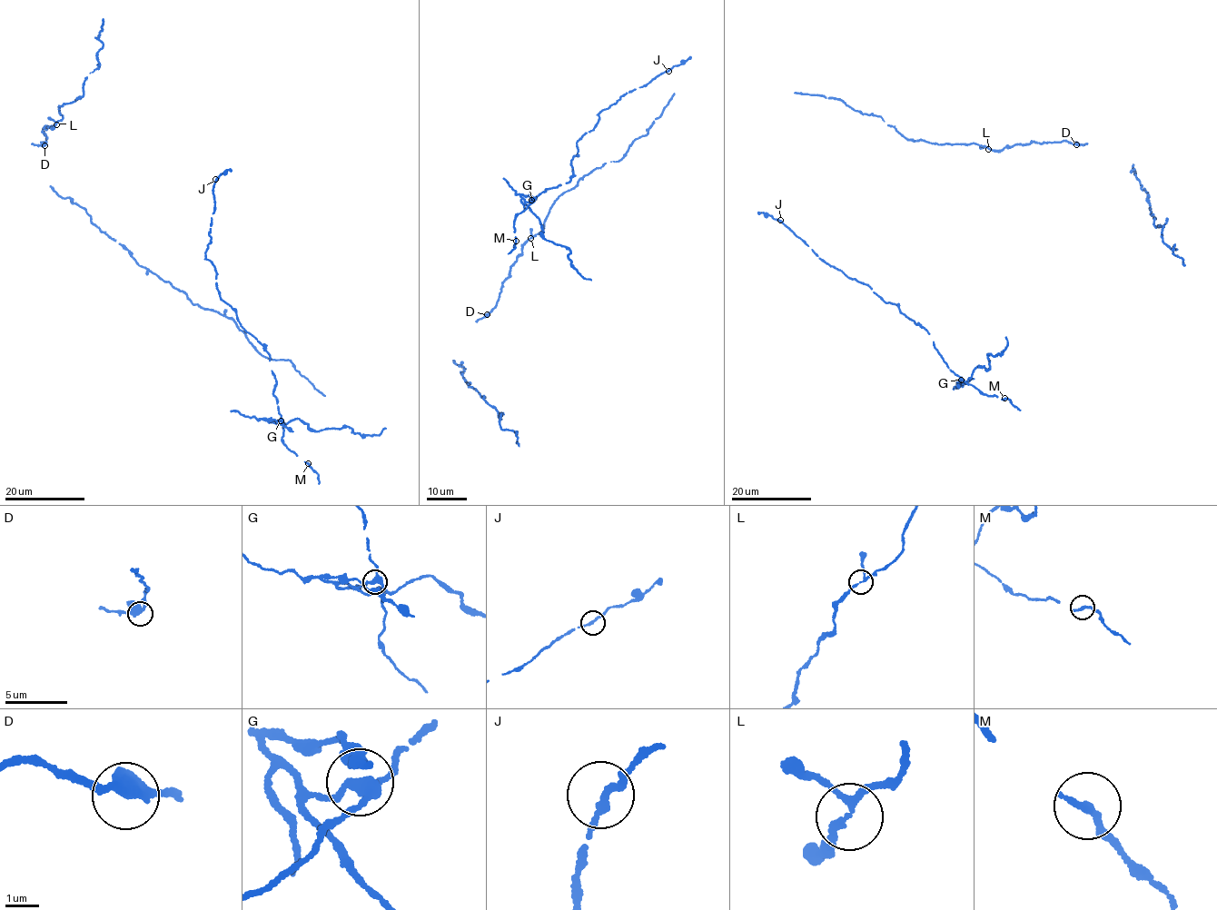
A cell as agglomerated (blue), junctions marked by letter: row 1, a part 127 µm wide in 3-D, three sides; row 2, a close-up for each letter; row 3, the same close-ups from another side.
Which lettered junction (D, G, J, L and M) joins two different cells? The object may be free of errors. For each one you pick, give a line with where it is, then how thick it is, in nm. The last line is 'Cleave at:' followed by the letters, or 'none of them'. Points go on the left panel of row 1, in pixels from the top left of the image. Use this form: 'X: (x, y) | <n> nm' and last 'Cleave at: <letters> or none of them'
G: (281, 420) | 280 nm
Cleave at: G

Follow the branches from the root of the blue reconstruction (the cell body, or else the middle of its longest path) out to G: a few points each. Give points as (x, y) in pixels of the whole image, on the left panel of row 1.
G: (278, 409), (281, 420)

